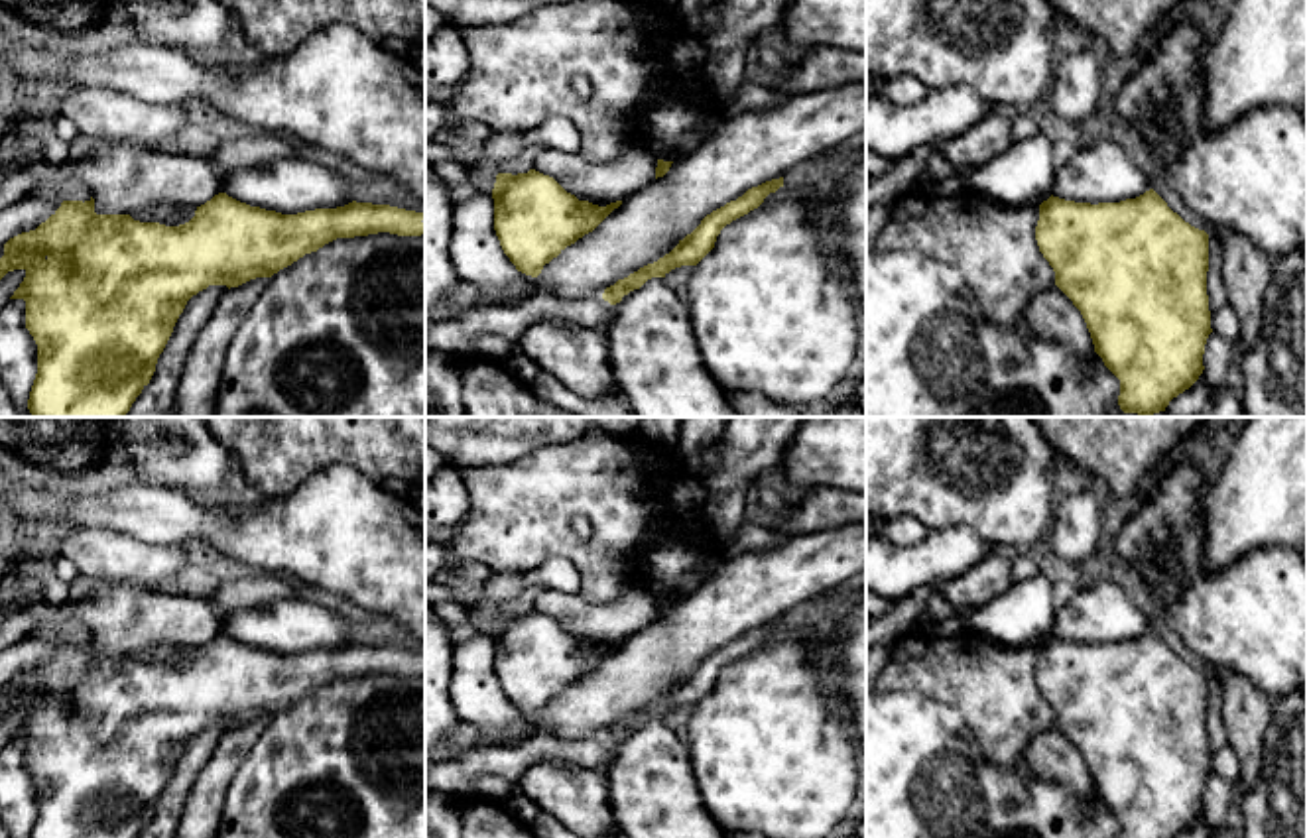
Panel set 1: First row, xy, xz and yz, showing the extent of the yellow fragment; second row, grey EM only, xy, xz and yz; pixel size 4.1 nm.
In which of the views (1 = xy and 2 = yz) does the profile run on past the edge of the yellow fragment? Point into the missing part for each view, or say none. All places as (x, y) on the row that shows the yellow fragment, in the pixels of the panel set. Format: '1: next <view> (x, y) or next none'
1: next none
2: next none

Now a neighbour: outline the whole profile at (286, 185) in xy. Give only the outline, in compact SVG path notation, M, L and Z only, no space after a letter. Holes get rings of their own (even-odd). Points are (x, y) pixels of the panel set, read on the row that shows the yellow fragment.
M317 153L234 167L220 171L220 181L228 197L281 214L337 209L354 201L354 183L327 167Z

